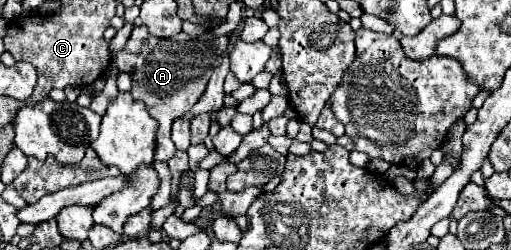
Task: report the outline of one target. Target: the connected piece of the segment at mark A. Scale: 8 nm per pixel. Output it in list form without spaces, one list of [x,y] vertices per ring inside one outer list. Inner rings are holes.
[[[135,25],[125,49],[115,55],[113,63],[119,67],[119,71],[129,73],[133,79],[133,99],[143,101],[147,113],[159,123],[155,161],[169,161],[175,155],[175,145],[171,141],[171,125],[199,101],[213,69],[221,61],[221,53],[227,49],[227,43],[229,39],[225,35],[213,39],[209,31],[203,35],[203,39],[195,41],[187,41],[185,33],[161,39],[149,35],[145,25]]]

